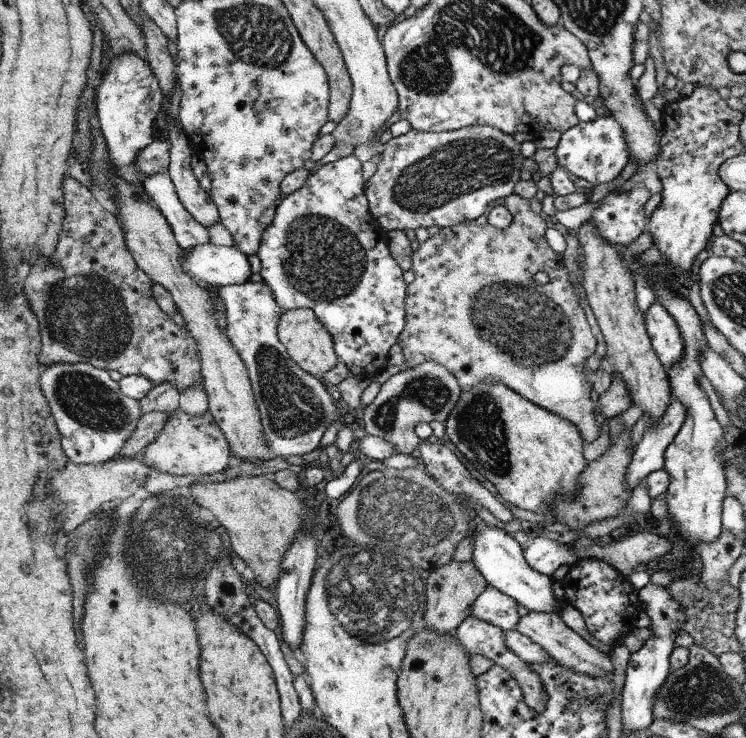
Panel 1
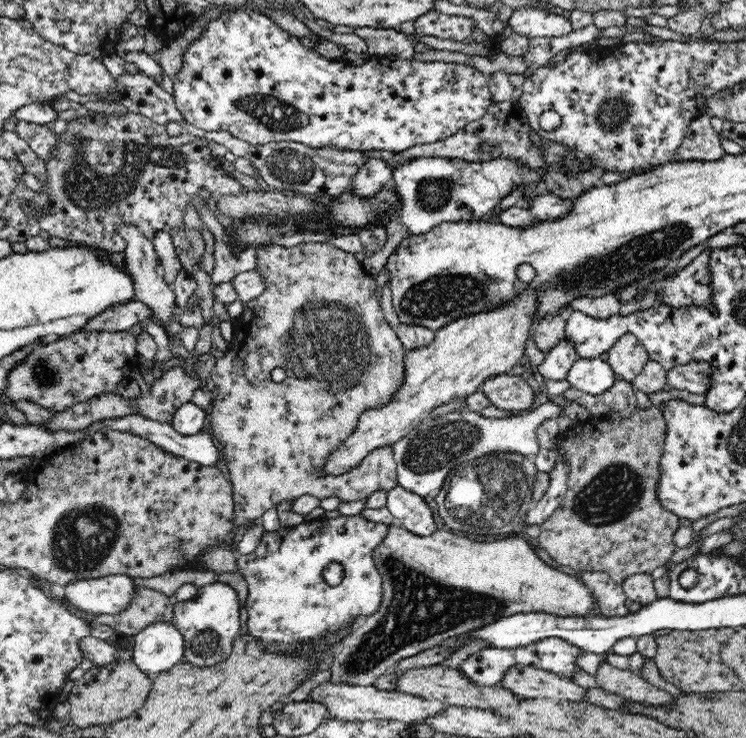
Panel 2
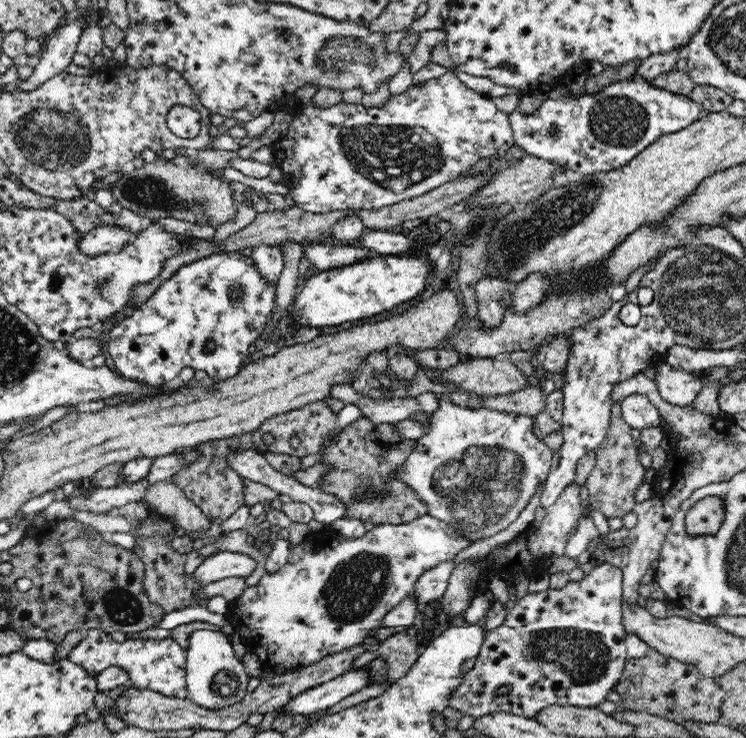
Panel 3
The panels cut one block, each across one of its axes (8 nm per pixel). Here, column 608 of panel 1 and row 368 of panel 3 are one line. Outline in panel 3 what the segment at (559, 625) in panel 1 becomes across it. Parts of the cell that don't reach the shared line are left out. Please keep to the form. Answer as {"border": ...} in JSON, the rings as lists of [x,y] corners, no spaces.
{"border":[[[662,362],[655,383],[661,397],[674,406],[692,405],[704,386],[704,379]]]}

